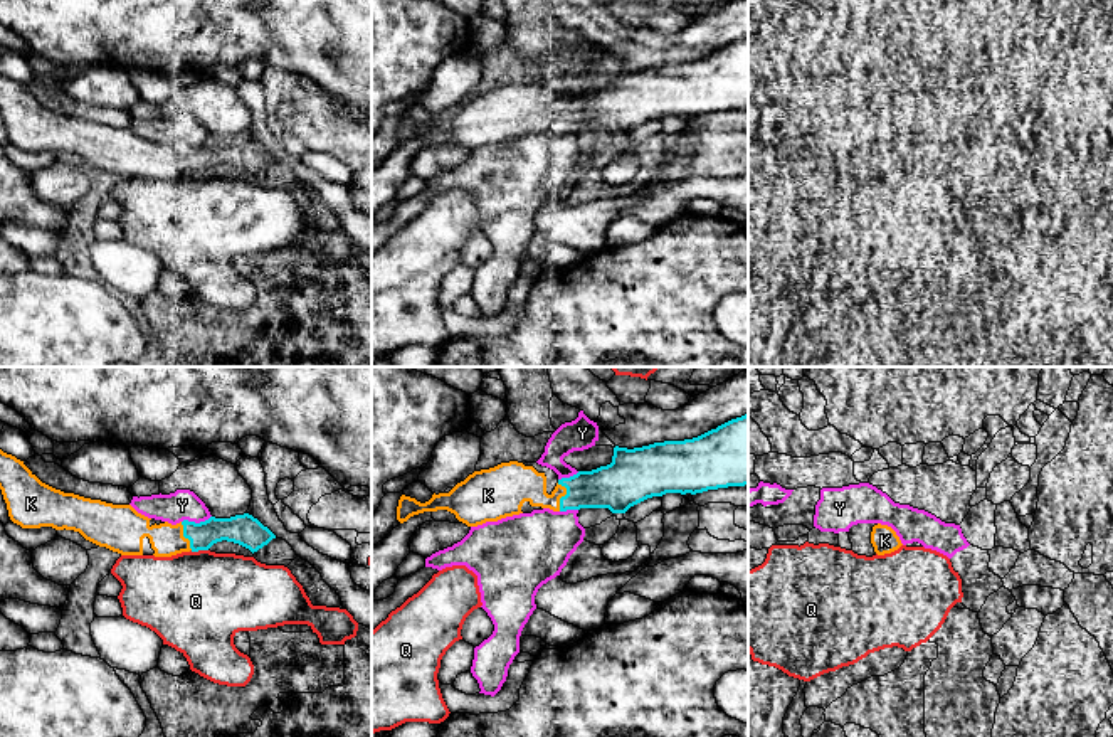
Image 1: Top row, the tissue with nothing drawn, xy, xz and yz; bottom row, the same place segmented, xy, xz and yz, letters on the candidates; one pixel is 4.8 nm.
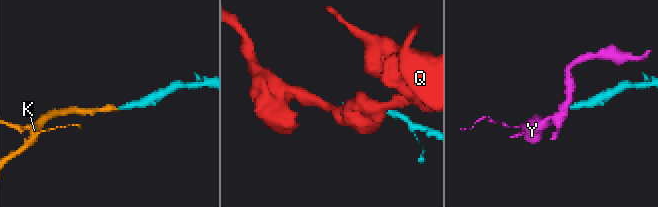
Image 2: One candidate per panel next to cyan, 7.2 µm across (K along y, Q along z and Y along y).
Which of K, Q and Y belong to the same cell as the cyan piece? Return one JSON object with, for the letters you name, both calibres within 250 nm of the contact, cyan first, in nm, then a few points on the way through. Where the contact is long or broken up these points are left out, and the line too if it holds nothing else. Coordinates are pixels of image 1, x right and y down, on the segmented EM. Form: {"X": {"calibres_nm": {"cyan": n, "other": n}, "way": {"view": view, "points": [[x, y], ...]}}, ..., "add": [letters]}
{"K": {"calibres_nm": {"cyan": 220, "other": 200}}, "add": ["K"]}

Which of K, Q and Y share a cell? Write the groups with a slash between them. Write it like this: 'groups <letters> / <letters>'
groups K / Q / Y

